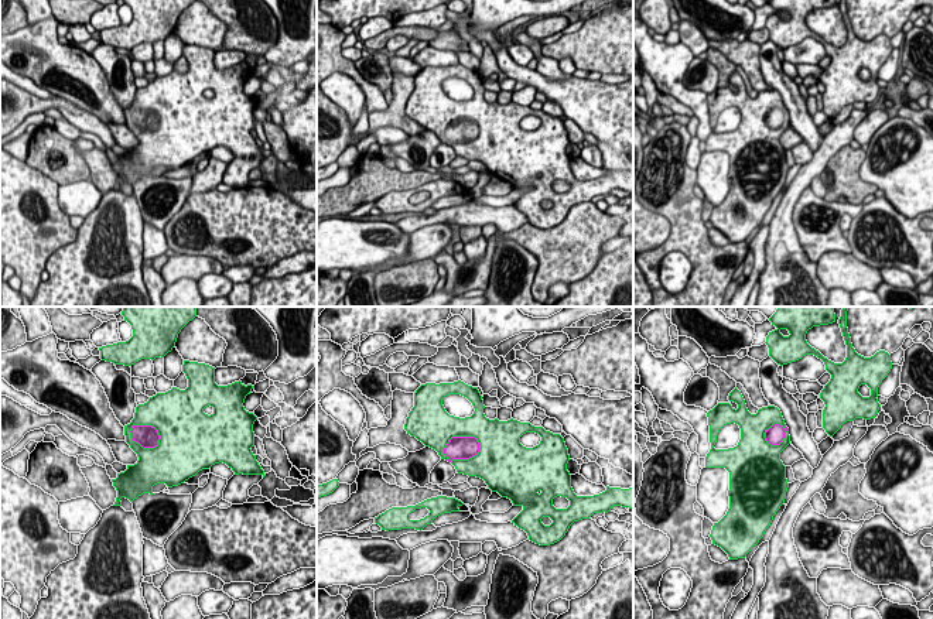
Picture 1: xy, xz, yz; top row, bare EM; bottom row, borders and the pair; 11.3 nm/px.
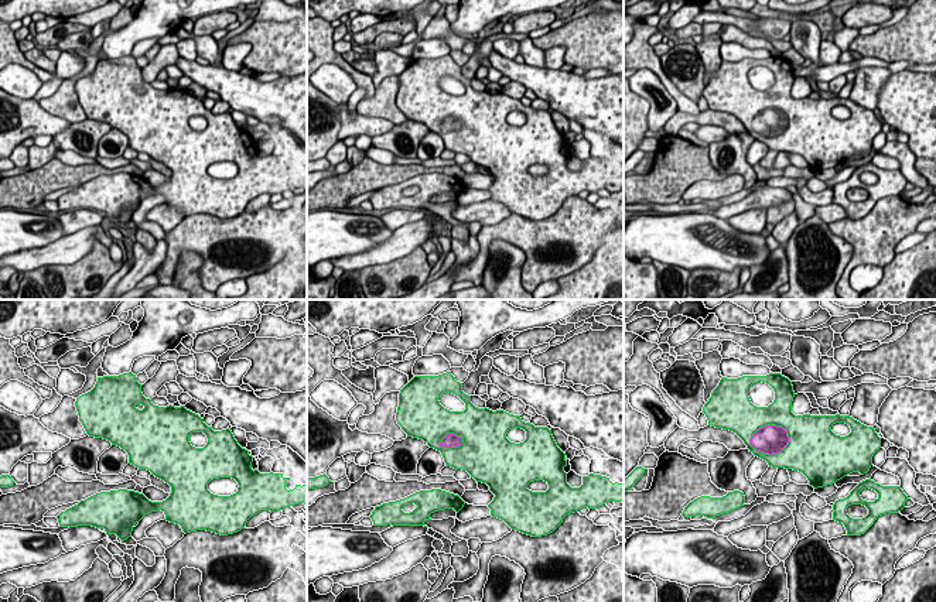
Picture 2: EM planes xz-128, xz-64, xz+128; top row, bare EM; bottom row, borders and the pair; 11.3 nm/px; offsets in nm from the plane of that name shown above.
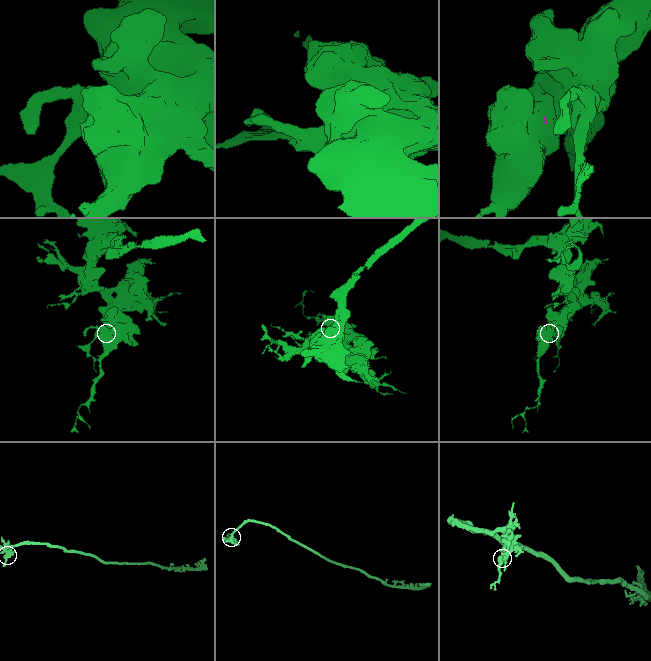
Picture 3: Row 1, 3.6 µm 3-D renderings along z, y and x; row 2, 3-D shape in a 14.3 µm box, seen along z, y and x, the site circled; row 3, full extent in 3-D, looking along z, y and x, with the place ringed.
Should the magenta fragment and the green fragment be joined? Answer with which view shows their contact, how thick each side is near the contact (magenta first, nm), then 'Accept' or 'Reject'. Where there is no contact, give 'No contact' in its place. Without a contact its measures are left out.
Touches magenta in xz. Thickness 260 nm (magenta) against 440 nm. Accept

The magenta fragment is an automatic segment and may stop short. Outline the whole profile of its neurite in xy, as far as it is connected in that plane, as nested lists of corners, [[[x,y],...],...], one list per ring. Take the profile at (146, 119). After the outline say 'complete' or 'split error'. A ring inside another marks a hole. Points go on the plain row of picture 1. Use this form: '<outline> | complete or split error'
[[[184,44],[182,55],[188,62],[185,73],[172,71],[165,76],[157,76],[147,86],[139,88],[134,102],[124,109],[126,126],[137,137],[139,144],[127,148],[124,155],[112,163],[117,174],[113,189],[122,189],[122,181],[133,187],[143,177],[156,178],[153,170],[157,167],[178,170],[219,146],[226,147],[235,158],[266,160],[250,133],[254,130],[253,107],[257,100],[243,90],[246,79],[254,69],[245,69],[240,64],[218,69],[215,51],[198,45]]] | split error

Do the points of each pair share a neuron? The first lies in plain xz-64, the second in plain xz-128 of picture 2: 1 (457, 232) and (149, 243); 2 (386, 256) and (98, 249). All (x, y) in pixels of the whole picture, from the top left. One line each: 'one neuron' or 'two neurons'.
1: one neuron
2: two neurons

